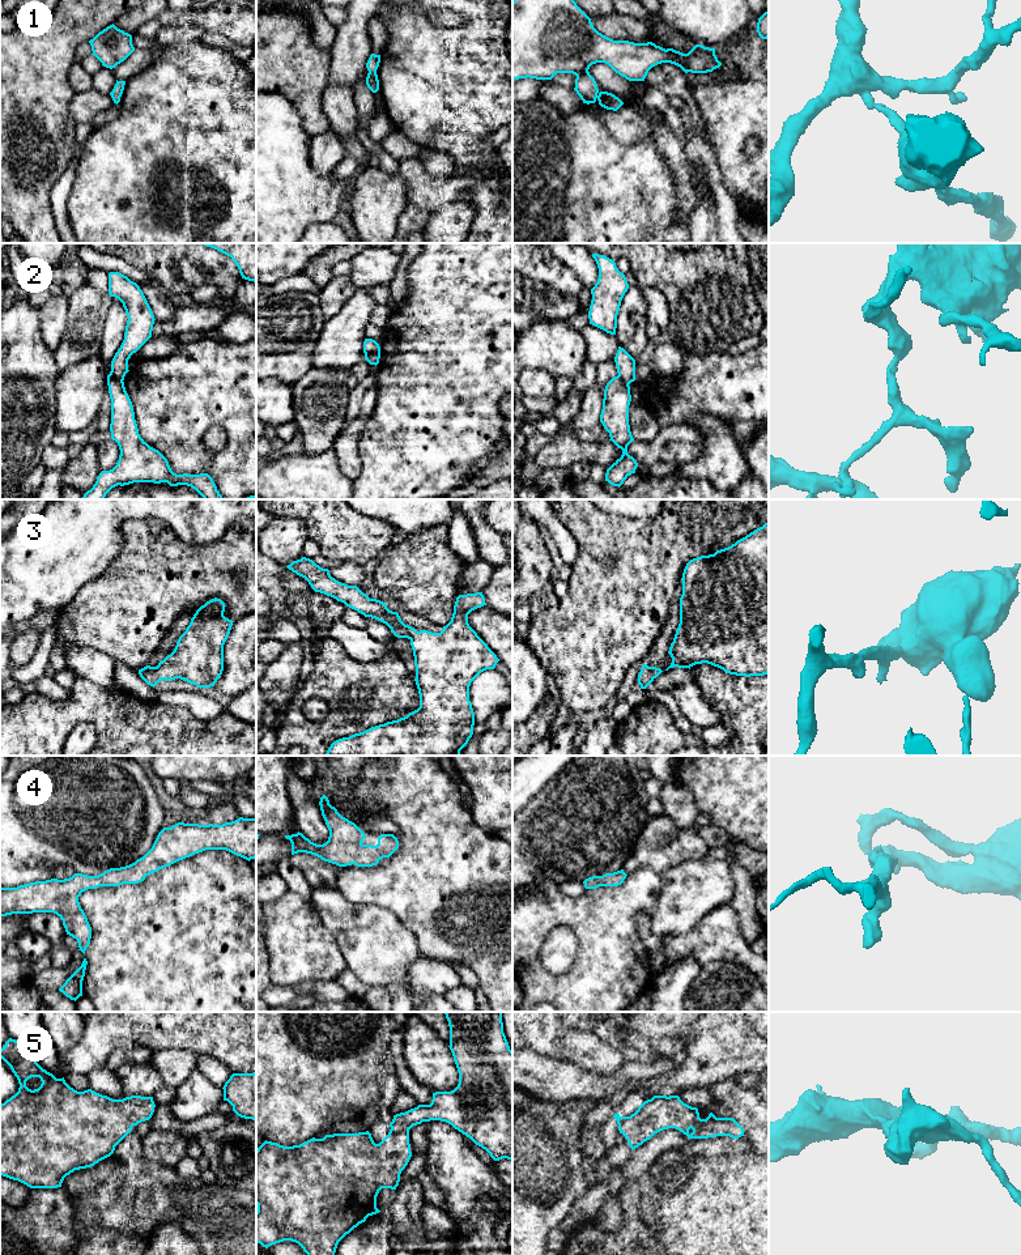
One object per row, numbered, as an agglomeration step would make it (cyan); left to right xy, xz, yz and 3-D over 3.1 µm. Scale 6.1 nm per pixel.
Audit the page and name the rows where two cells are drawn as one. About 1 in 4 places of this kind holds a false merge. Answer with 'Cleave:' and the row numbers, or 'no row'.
Cleave: 1, 2

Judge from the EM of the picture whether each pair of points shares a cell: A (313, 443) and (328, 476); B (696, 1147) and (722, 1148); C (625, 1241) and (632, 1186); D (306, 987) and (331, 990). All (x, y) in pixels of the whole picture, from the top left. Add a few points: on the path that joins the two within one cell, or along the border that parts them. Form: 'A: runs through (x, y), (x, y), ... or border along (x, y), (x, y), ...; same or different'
A: border along (331, 447), (314, 454), (303, 452); different
B: runs through (702, 1147), (715, 1147); same
C: runs through (632, 1228), (632, 1199); same
D: runs through (313, 987), (324, 990); same

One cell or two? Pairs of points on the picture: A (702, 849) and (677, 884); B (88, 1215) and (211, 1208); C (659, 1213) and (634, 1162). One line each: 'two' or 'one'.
A: two
B: one
C: two

